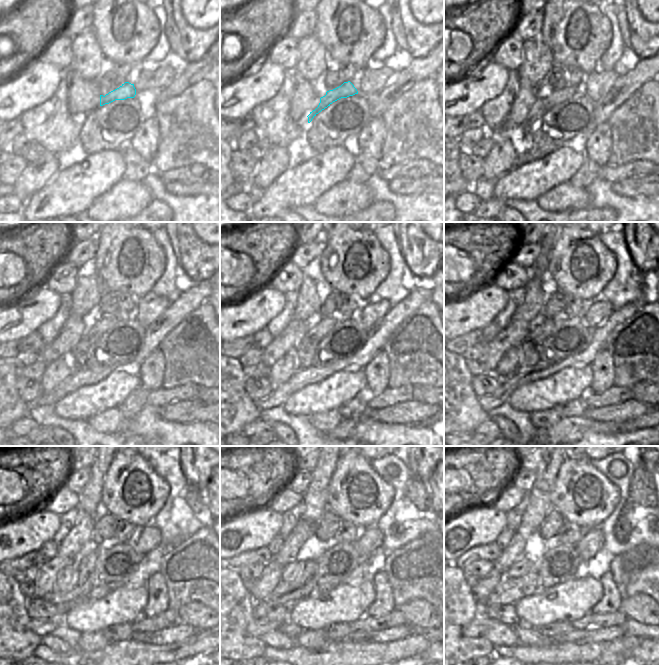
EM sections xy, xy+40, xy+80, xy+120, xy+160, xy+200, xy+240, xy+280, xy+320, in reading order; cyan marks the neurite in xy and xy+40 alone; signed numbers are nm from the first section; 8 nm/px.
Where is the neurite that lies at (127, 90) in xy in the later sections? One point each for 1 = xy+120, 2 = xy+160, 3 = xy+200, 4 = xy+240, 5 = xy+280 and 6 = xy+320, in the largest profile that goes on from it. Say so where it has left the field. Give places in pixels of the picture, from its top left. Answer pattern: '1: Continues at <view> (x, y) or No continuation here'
1: Continues at xy+120 (97, 326)
2: Continues at xy+160 (319, 327)
3: Continues at xy+200 (541, 330)
4: Continues at xy+240 (82, 584)
5: Continues at xy+280 (286, 593)
6: Continues at xy+320 (510, 590)

